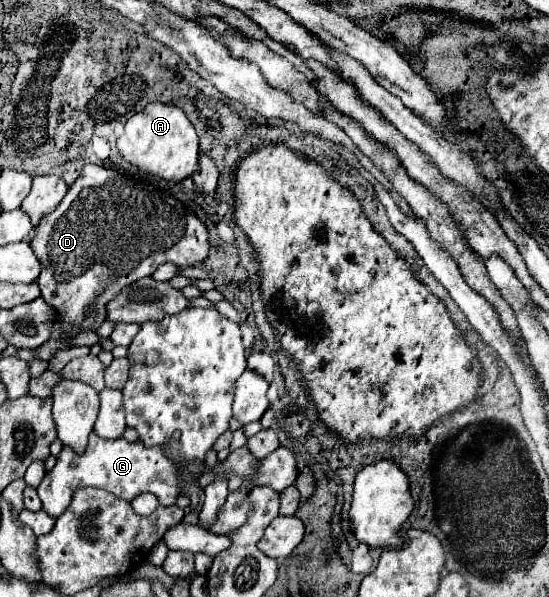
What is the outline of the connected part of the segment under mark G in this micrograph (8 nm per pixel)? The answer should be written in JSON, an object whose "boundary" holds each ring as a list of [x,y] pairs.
{"boundary":[[[91,432],[87,450],[83,454],[75,454],[69,448],[61,450],[61,454],[57,456],[55,468],[45,474],[43,482],[37,488],[37,494],[43,502],[43,510],[53,518],[65,512],[75,490],[87,488],[87,486],[107,490],[113,496],[129,502],[143,492],[151,492],[157,496],[161,506],[171,506],[175,504],[177,496],[183,492],[183,482],[187,474],[189,474],[187,464],[169,460],[163,448],[145,448],[145,444],[127,442],[125,438],[103,440],[95,432]]]}

